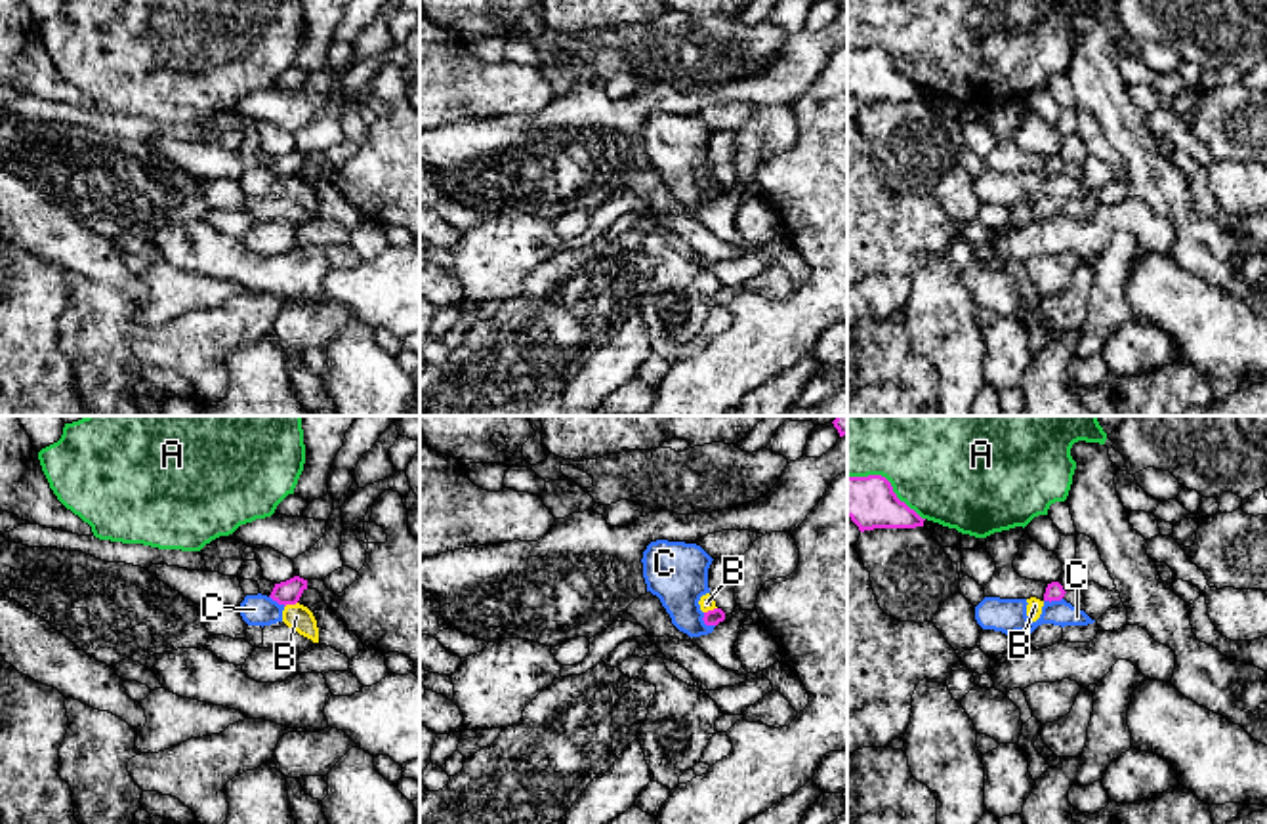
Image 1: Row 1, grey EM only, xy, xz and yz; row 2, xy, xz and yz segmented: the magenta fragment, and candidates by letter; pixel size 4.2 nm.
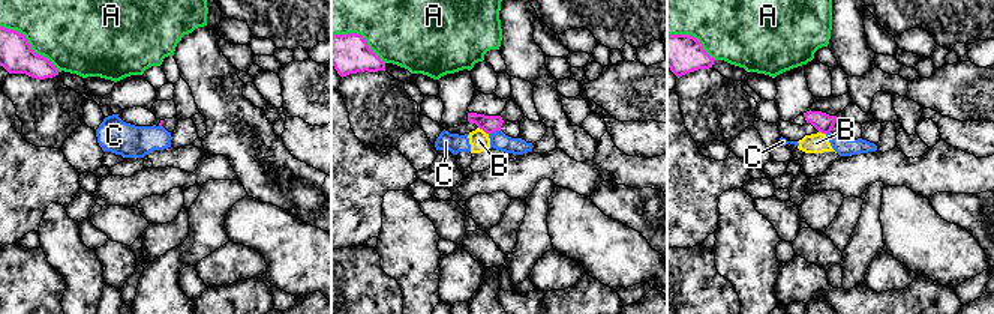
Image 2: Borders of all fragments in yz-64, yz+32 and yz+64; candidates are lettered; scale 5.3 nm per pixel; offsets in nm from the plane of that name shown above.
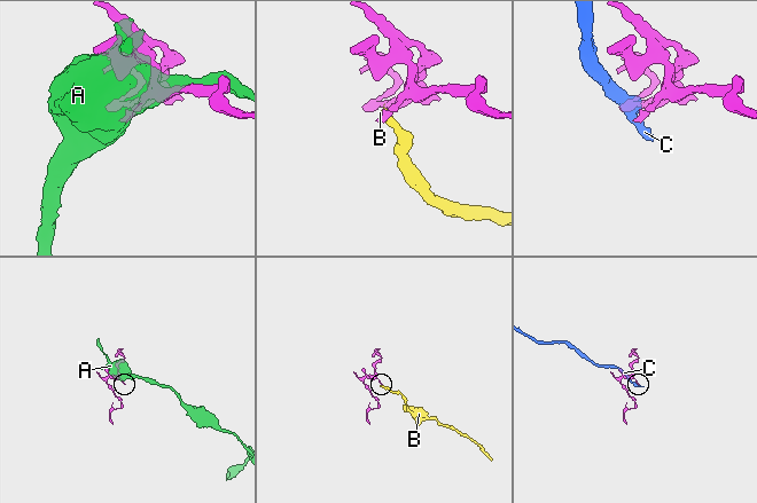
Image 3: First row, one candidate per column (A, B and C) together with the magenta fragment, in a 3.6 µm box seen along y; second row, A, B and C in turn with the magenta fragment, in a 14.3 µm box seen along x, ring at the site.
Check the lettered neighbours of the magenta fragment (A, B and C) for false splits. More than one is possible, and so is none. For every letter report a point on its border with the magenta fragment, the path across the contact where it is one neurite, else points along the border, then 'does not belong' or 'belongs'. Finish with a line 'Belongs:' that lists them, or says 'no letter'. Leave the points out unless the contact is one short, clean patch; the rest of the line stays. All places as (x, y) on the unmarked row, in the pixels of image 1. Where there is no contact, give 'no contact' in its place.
A: meets magenta in yz at (890, 56); does not belong
B: meets magenta in xy at (290, 176); border along xy (296, 174), (285, 180); does not belong
C: meets magenta in xz at (705, 195); border along xz (703, 185), (703, 193), (714, 199); does not belong
Belongs: no letter

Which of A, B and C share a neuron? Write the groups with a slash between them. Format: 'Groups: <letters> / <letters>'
Groups: A / B C

